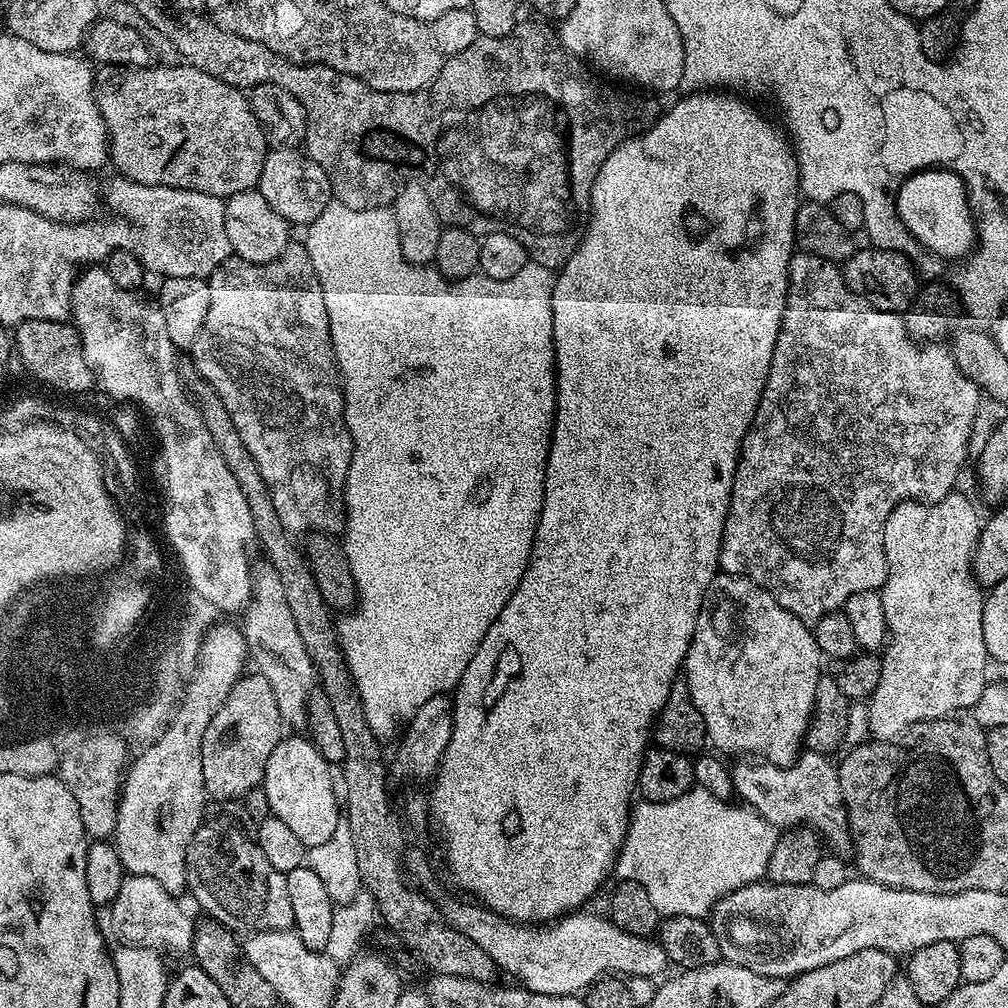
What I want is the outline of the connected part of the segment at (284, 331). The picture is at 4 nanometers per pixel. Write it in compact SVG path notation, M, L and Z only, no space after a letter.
M289 242L284 247L282 254L274 262L269 264L255 264L239 258L229 258L212 271L207 277L210 286L210 310L206 310L206 322L198 334L198 338L192 343L190 359L200 372L200 377L222 398L222 406L226 406L226 414L234 422L238 435L242 437L242 443L246 450L250 450L250 458L258 466L258 474L266 482L270 490L270 498L274 498L274 510L278 510L278 518L282 518L282 526L289 534L304 532L311 534L323 532L325 534L340 534L344 530L344 483L350 470L352 461L352 439L348 433L348 427L344 421L344 385L340 378L340 370L336 366L336 355L332 349L330 338L330 318L326 314L326 298L322 298L322 286L316 277L314 266L310 262L310 254L303 243Z

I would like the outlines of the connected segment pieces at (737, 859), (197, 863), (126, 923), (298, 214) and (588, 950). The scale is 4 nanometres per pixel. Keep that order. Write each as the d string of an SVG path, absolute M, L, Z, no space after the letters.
M694 786L682 794L682 798L674 798L670 802L637 803L631 809L628 832L616 856L615 875L618 874L620 880L638 882L642 890L646 890L650 902L654 902L654 910L658 910L661 917L707 917L726 894L765 879L770 854L776 845L777 828L751 808L734 803L720 800L699 786Z
M205 822L190 838L186 850L187 891L205 908L211 919L232 929L233 933L251 934L253 932L282 932L293 927L294 913L287 894L285 873L270 866L269 859L259 848L257 841L247 836L232 824L211 824Z
M125 875L124 881L119 887L118 896L114 898L107 909L108 920L112 923L112 932L120 939L121 945L129 944L135 948L155 948L161 954L173 952L176 956L187 957L192 951L192 939L194 938L194 920L180 909L180 904L173 893L162 890L161 884L149 876Z
M276 146L269 151L262 166L258 191L262 198L266 198L266 202L270 202L270 206L274 206L274 210L278 210L281 218L292 226L313 224L318 214L322 214L322 210L326 210L333 199L332 187L322 166L292 146Z
M442 900L439 905L444 921L481 947L503 973L506 971L518 978L523 987L534 993L577 995L605 974L658 978L670 962L659 941L630 935L611 919L592 914L589 910L578 910L538 927L510 920L475 901L469 901Z

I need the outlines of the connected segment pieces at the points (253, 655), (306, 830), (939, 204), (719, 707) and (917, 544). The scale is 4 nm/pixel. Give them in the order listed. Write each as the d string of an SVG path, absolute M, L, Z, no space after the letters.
M260 576L258 588L252 588L252 597L242 613L242 619L244 622L241 622L240 629L247 643L249 659L256 664L255 671L270 683L281 721L287 727L294 727L291 729L303 729L307 725L309 694L316 684L315 668L299 637L282 584L268 586L268 578Z
M300 734L290 735L294 736L285 735L270 753L262 787L266 794L266 802L270 802L272 815L286 822L291 832L295 833L295 837L304 844L305 849L311 850L314 846L322 846L322 842L326 842L330 834L334 834L336 827L342 823L342 804L338 799L337 781L336 784L332 781L333 765L329 764L326 758L322 758L322 754L307 737Z
M947 170L913 172L896 194L896 209L908 233L921 249L945 262L959 262L977 247L978 233L964 180Z
M717 575L712 582L712 587L704 594L698 622L694 626L694 634L682 669L682 679L688 683L690 698L694 698L694 706L698 706L698 714L702 714L702 722L708 731L707 743L713 744L717 748L715 751L720 754L724 754L722 752L744 752L740 754L759 758L769 764L776 764L780 768L786 768L789 764L793 764L802 751L802 737L812 717L814 694L818 690L818 682L822 675L820 660L822 661L822 653L816 641L815 631L803 620L790 614L790 610L783 608L766 589L755 584L753 580L749 580L747 576Z
M953 490L946 498L931 502L904 500L890 518L886 518L884 549L888 573L879 593L882 610L886 610L888 639L880 656L882 678L878 678L874 694L866 701L868 730L877 741L895 741L924 720L937 720L971 710L978 698L982 698L982 690L990 680L990 657L986 638L982 638L986 592L977 584L972 572L972 555L976 553L981 527L982 516L960 490Z

